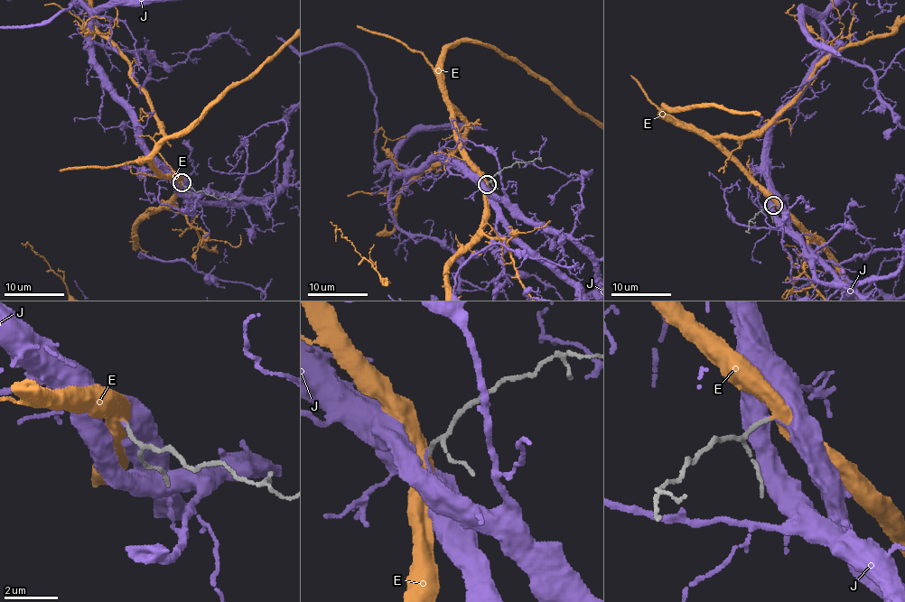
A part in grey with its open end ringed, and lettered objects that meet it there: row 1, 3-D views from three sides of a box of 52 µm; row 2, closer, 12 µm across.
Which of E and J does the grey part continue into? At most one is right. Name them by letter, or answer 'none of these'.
E

